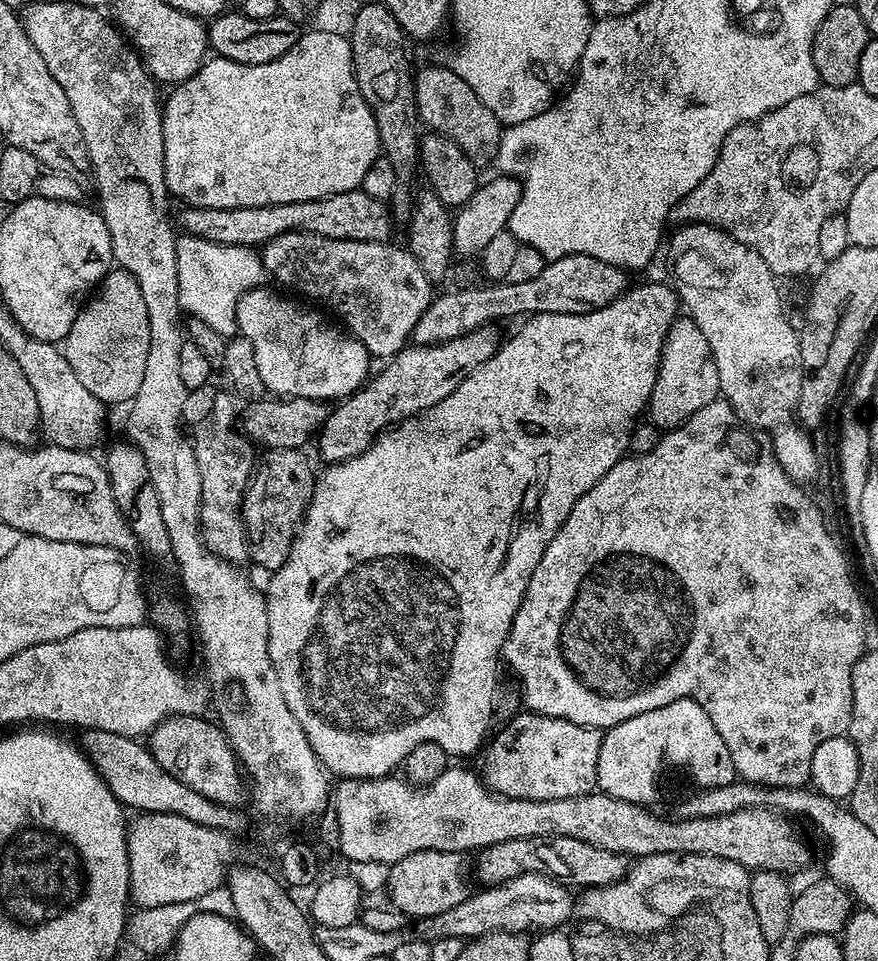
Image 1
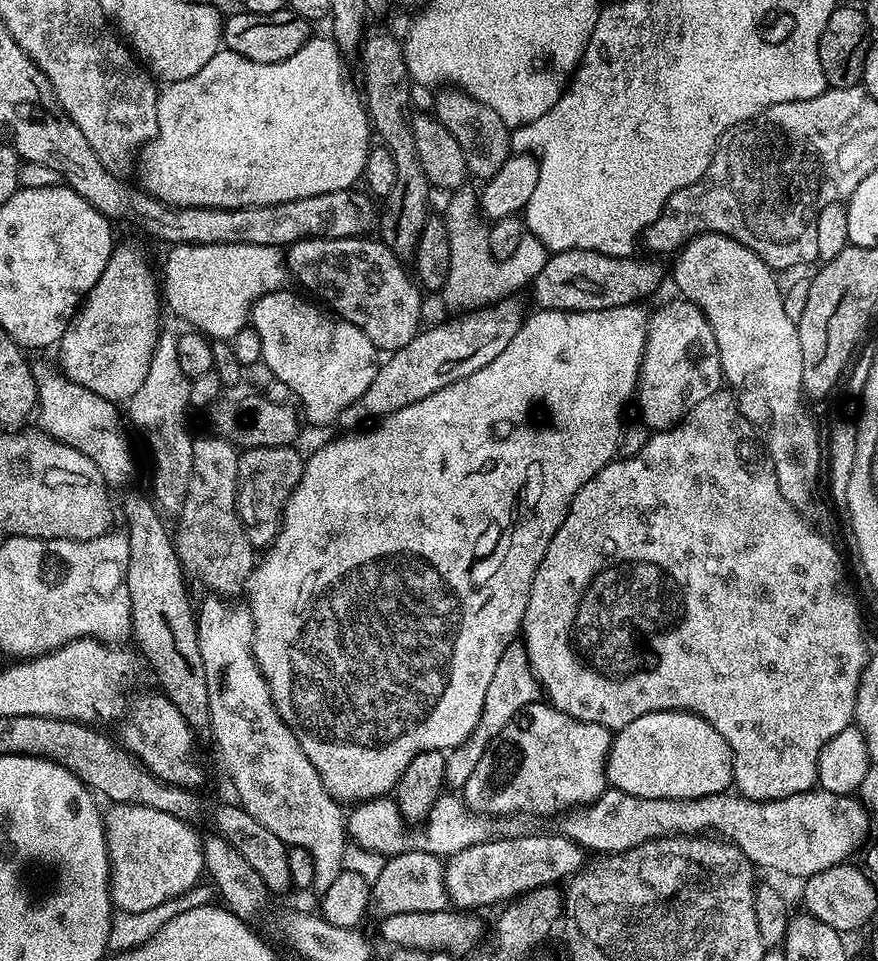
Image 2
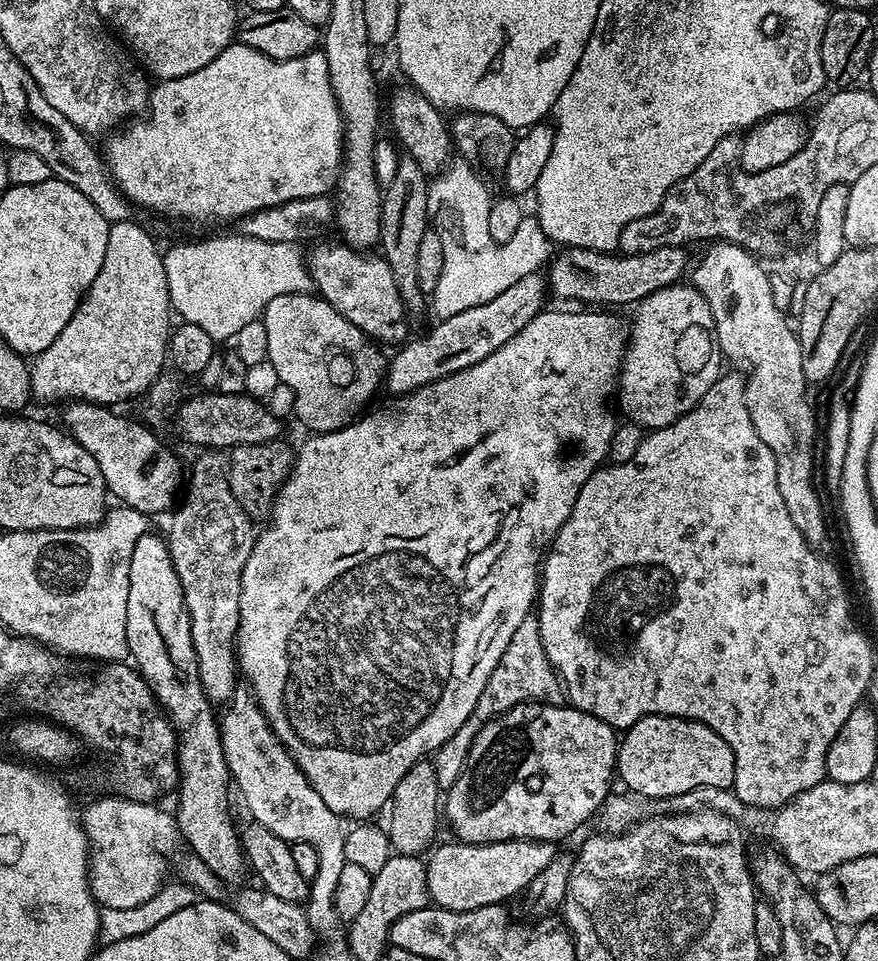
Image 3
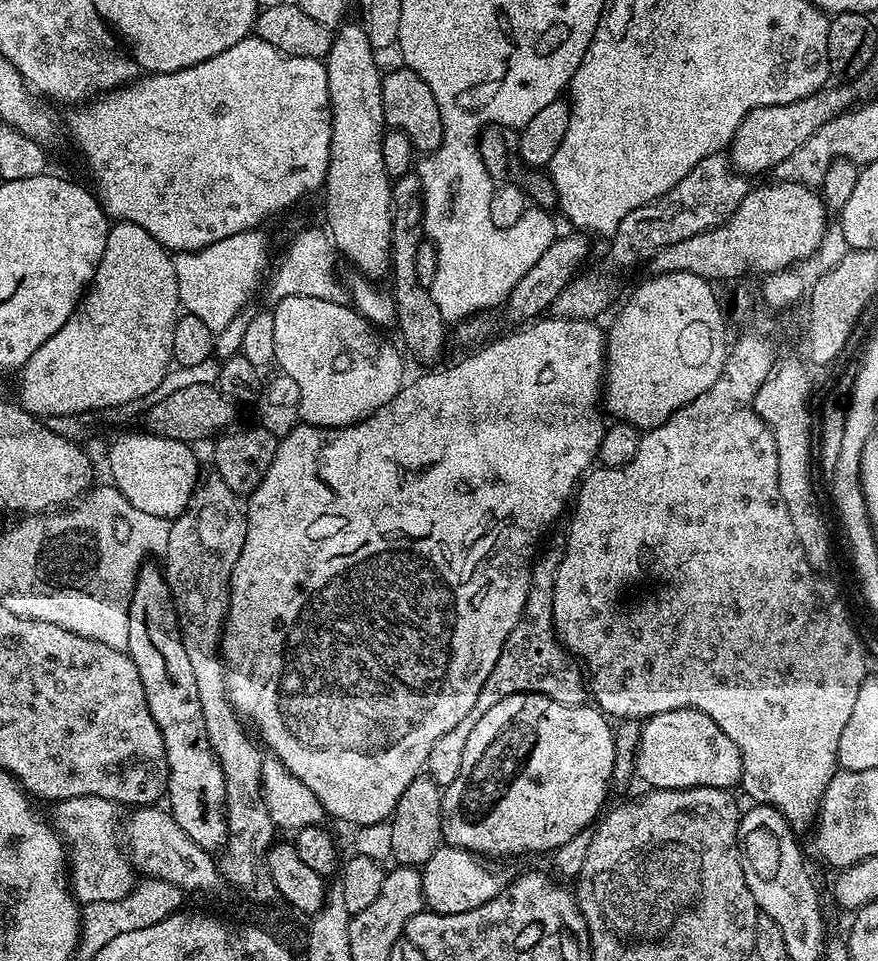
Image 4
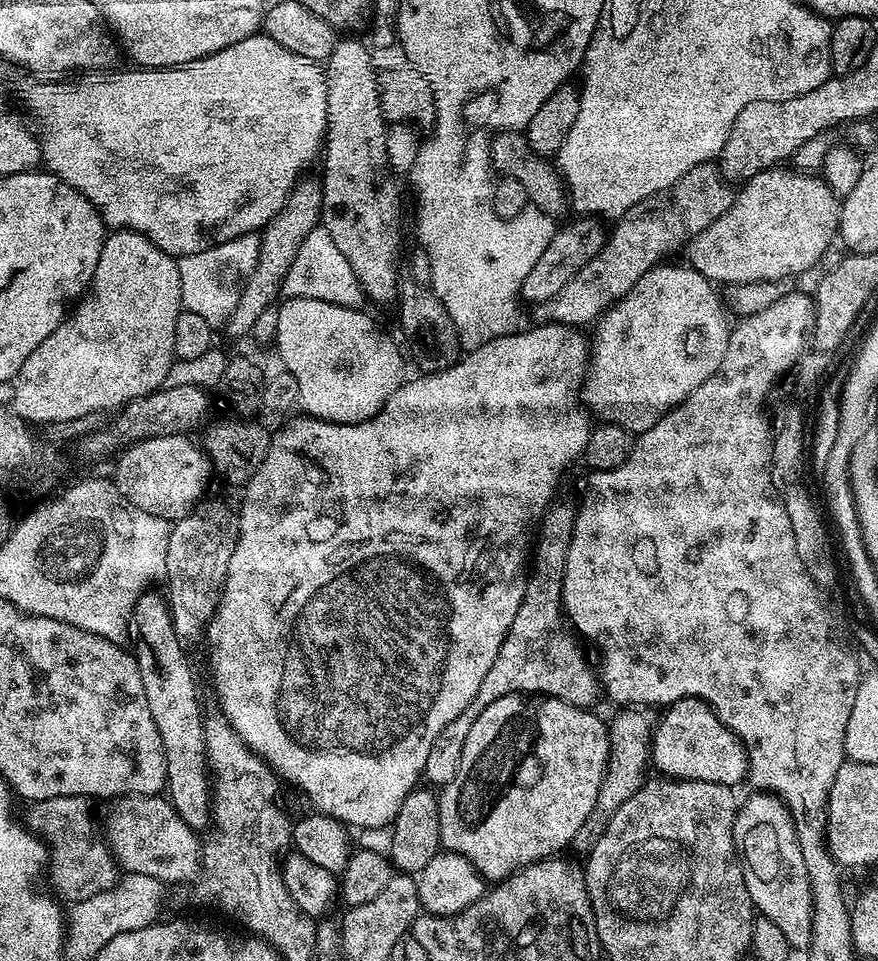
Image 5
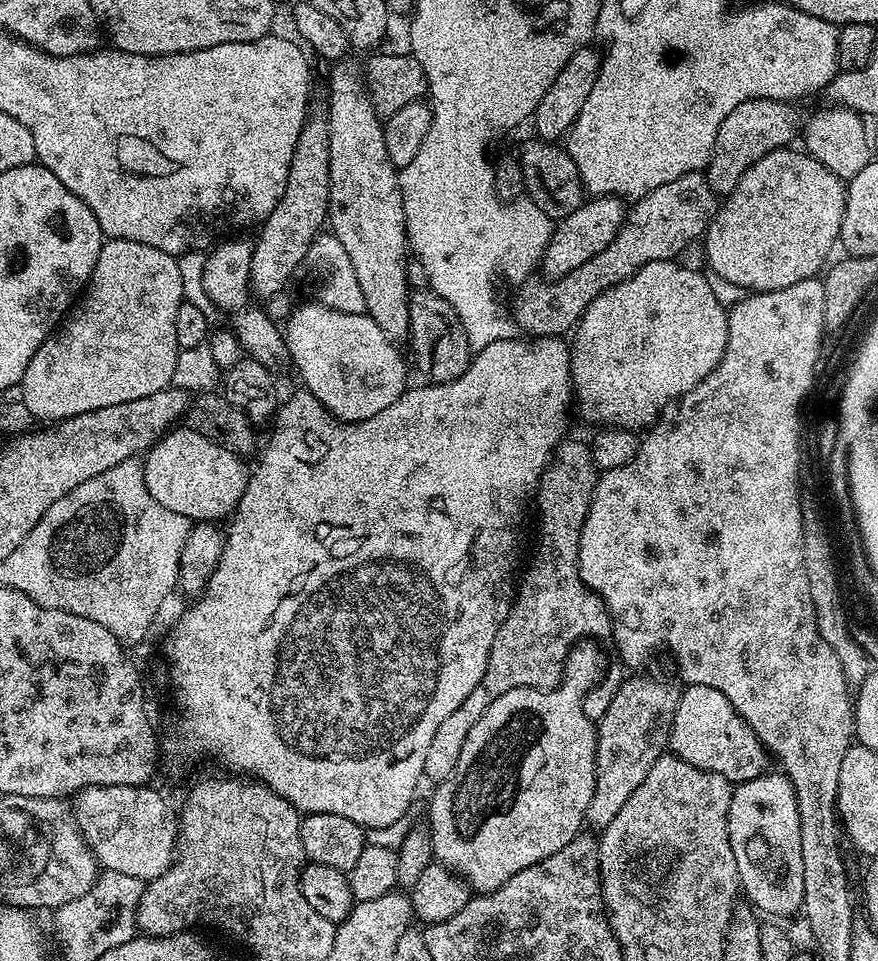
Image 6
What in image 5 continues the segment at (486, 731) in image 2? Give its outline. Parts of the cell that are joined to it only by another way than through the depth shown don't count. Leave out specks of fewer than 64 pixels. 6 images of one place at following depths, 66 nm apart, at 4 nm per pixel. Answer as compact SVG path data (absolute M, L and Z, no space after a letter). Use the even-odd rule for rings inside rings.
M556 502L545 512L538 528L534 567L524 586L522 606L518 606L518 614L514 614L514 622L510 622L510 630L502 646L498 646L498 658L494 658L494 666L490 666L486 678L482 678L478 694L474 694L470 706L466 706L466 710L462 710L462 714L458 714L458 718L454 718L454 722L450 722L446 730L438 734L438 738L434 738L434 746L430 746L430 755L426 757L423 774L423 779L429 780L429 785L443 786L454 782L454 774L458 774L458 762L462 758L462 746L466 742L466 734L470 734L470 726L474 726L478 714L482 714L482 710L486 710L490 702L498 702L498 698L539 694L565 700L567 704L586 709L596 706L592 704L598 703L600 696L602 700L601 681L597 673L596 676L592 673L591 666L580 657L580 648L576 645L577 637L570 631L562 611L564 567L575 521L576 508L573 505Z

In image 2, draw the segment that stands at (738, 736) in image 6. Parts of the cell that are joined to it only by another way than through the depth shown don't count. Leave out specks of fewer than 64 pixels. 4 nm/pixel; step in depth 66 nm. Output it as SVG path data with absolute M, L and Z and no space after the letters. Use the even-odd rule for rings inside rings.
M683 710L651 712L634 718L634 722L613 735L612 748L608 752L608 783L638 798L697 800L703 796L719 796L733 787L733 759L726 738L722 738L722 734L718 734L718 730L702 717Z

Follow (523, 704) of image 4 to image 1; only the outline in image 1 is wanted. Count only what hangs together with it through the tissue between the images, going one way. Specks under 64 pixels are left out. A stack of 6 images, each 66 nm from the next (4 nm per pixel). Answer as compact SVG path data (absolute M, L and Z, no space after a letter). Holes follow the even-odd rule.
M525 711L524 716L516 716L496 737L491 737L484 756L484 785L500 796L522 798L523 800L557 800L584 796L596 788L598 770L598 750L602 746L602 732L598 728L578 726L569 720L559 720L553 716L539 716L537 712Z

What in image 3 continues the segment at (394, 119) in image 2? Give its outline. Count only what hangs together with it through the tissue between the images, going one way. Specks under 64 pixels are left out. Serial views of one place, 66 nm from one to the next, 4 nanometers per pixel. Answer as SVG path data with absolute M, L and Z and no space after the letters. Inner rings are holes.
M406 154L401 155L398 174L390 182L390 186L383 189L380 202L380 243L379 251L384 261L394 270L394 278L404 295L404 306L413 317L426 312L426 294L419 289L418 284L418 246L421 245L423 235L430 230L428 219L428 185L429 173L414 162Z

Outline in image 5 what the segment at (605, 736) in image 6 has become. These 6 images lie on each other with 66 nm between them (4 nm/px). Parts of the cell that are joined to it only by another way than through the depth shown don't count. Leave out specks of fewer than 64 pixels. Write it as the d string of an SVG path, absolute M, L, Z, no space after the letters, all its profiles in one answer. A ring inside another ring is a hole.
M620 710L608 724L608 760L604 763L604 777L602 786L598 790L598 802L594 802L594 810L590 810L590 818L582 822L578 834L574 834L571 847L579 848L575 851L580 854L591 852L592 847L602 838L610 818L626 802L626 798L634 798L634 794L643 786L646 779L644 771L650 768L652 754L652 733L654 720L647 716L644 710Z

